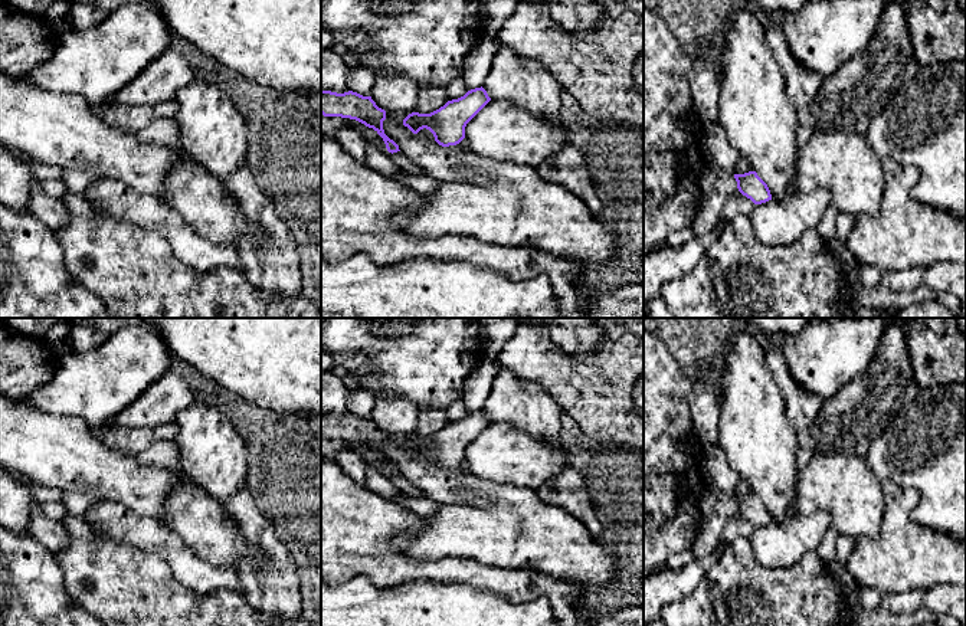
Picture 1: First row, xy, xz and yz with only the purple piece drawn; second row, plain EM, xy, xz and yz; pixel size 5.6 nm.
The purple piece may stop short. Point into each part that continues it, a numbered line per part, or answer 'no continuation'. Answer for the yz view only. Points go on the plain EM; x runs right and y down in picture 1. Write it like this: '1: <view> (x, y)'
no continuation

